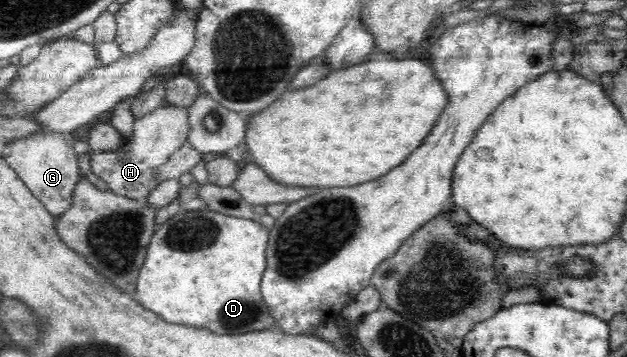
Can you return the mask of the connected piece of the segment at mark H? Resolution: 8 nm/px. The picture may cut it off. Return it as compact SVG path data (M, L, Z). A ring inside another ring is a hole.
M169 104L161 105L154 112L135 119L130 136L124 138L122 149L117 151L95 151L91 156L91 173L108 185L113 193L134 200L145 200L148 194L161 182L154 172L170 161L172 154L179 149L189 134L188 108L178 108Z

